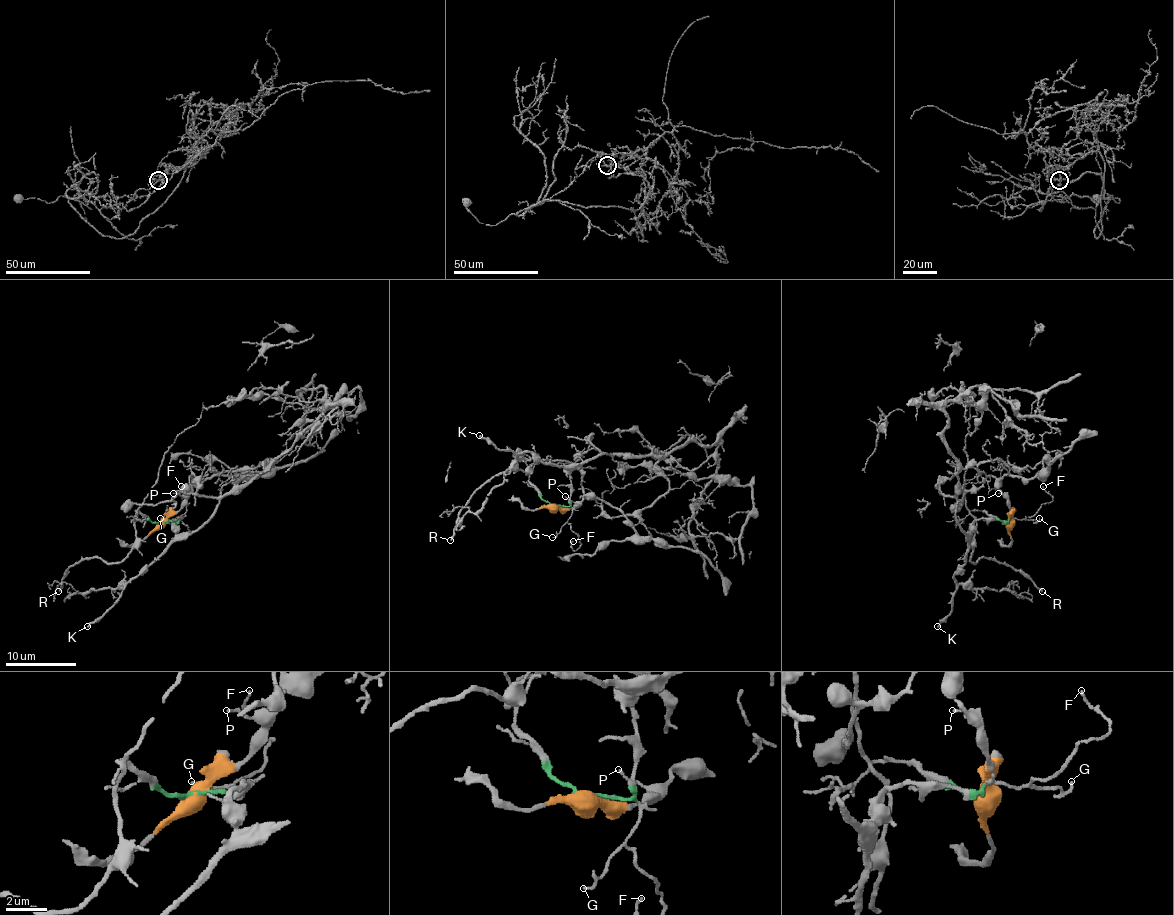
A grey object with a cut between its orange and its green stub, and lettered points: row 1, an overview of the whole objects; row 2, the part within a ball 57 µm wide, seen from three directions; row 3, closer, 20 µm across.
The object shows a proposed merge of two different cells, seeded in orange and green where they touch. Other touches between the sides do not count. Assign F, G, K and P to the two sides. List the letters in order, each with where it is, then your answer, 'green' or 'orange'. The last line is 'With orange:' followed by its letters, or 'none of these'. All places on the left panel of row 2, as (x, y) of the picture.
F: (181, 486) | green
G: (160, 518) | green
K: (87, 626) | green
P: (173, 493) | orange
With orange: P

